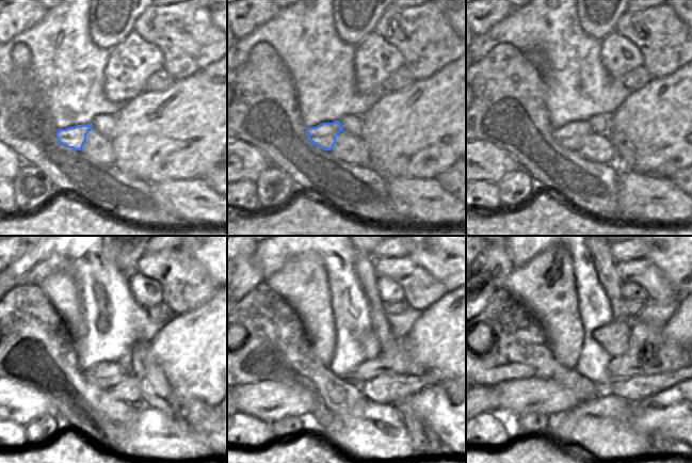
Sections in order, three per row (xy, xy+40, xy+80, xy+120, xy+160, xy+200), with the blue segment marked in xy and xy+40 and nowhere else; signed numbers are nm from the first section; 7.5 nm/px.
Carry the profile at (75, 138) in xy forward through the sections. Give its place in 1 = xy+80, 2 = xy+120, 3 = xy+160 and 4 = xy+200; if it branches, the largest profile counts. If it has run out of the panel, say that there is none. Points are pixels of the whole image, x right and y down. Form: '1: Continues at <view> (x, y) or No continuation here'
1: Continues at xy+80 (569, 136)
2: Continues at xy+120 (101, 374)
3: Continues at xy+160 (370, 369)
4: Continues at xy+200 (671, 355).

